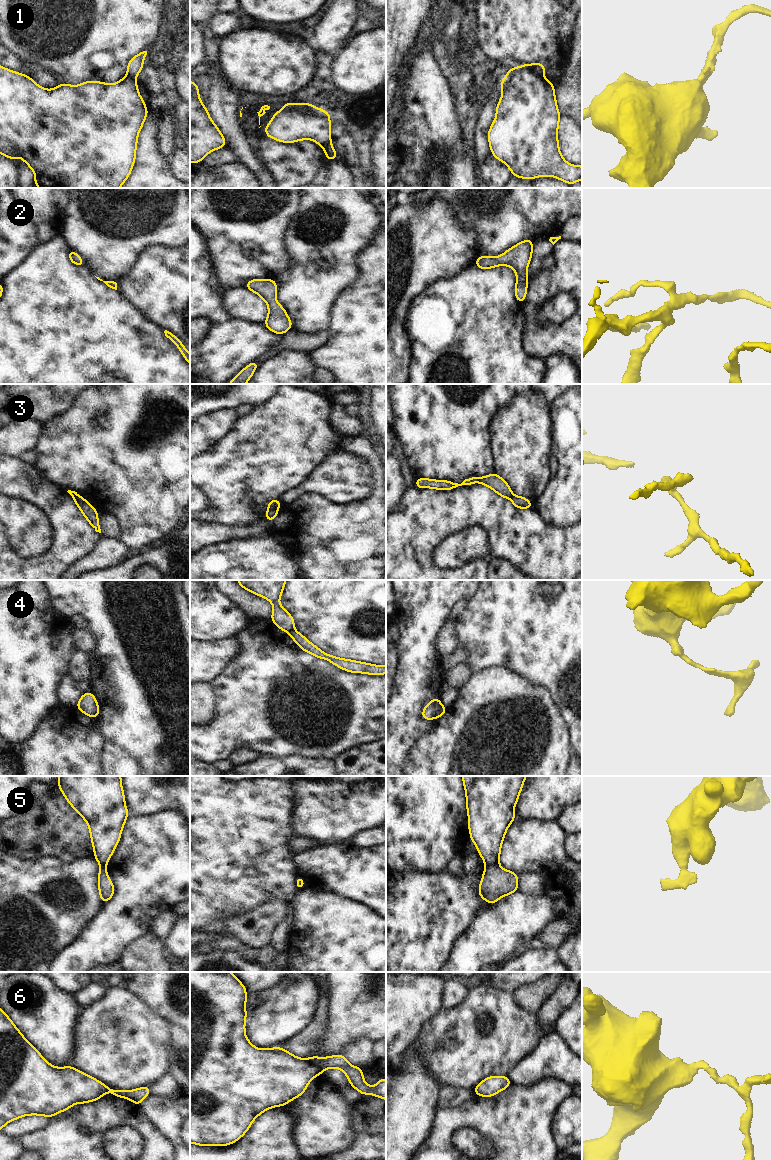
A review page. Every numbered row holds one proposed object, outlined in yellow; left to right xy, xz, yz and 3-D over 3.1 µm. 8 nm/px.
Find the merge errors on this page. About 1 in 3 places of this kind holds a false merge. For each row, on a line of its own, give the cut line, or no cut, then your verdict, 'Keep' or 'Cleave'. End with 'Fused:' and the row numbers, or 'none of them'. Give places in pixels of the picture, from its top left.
1: Split along yz (521, 66), (531, 70), (547, 82). Cleave
2: No split. Keep
3: Split along xz (269, 508), (277, 509). Cleave
4: Split along yz (441, 705), (434, 717). Cleave
5: Split along yz (498, 864), (486, 866). Cleave
6: Split along xz (306, 1059), (322, 1070). Cleave
Fused: 1, 3, 4, 5, 6

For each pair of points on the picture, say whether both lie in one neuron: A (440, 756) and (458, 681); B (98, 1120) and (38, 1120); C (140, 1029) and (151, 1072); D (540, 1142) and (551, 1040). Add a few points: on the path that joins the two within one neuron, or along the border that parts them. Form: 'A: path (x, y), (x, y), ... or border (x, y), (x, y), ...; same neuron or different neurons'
A: border (473, 673), (459, 689); different neurons
B: border (48, 1118), (41, 1128), (27, 1133); different neurons
C: path (140, 1040), (140, 1055), (146, 1061); same neuron
D: border (569, 1084), (557, 1079), (541, 1079), (525, 1086); different neurons

